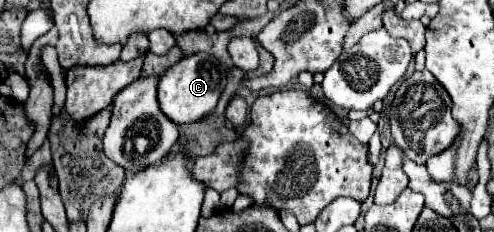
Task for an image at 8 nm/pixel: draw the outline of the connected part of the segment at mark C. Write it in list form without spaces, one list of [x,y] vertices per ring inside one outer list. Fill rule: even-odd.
[[[195,53],[195,55],[183,57],[179,63],[169,67],[165,75],[159,79],[159,85],[157,85],[159,107],[177,125],[189,125],[189,123],[201,121],[203,117],[215,111],[217,101],[225,89],[225,83],[227,83],[227,71],[213,55]]]

